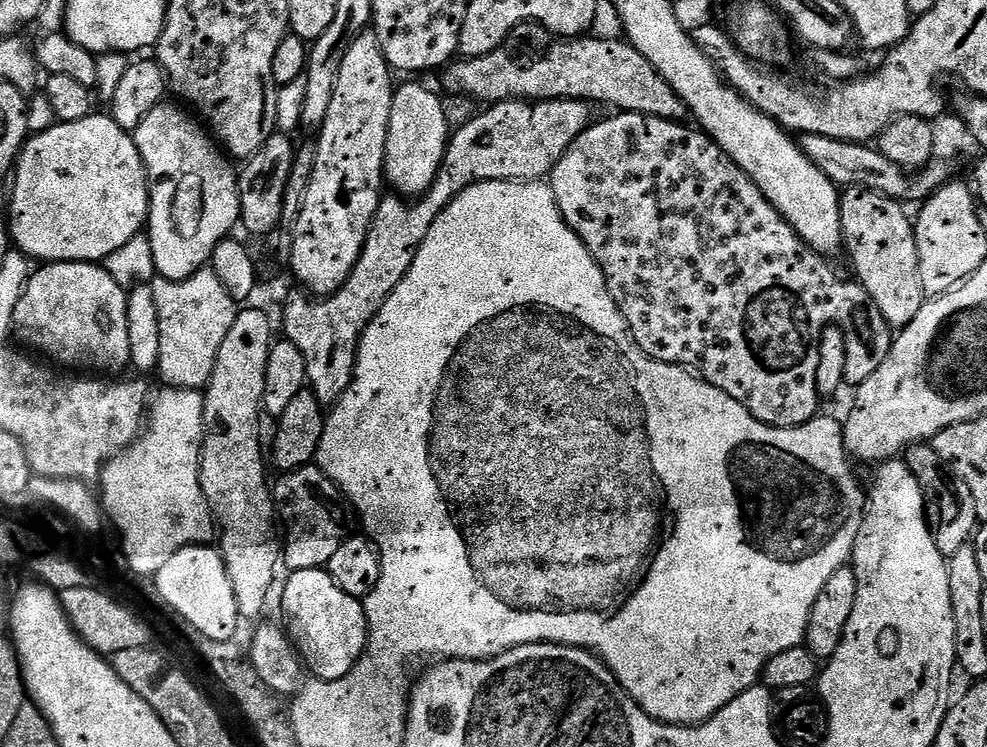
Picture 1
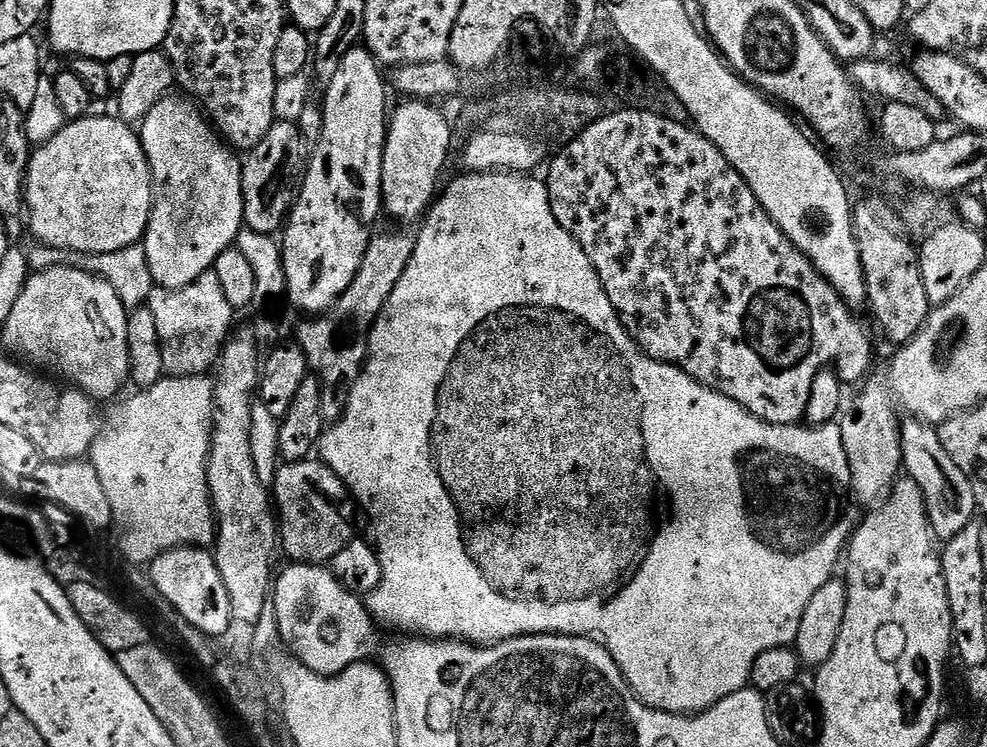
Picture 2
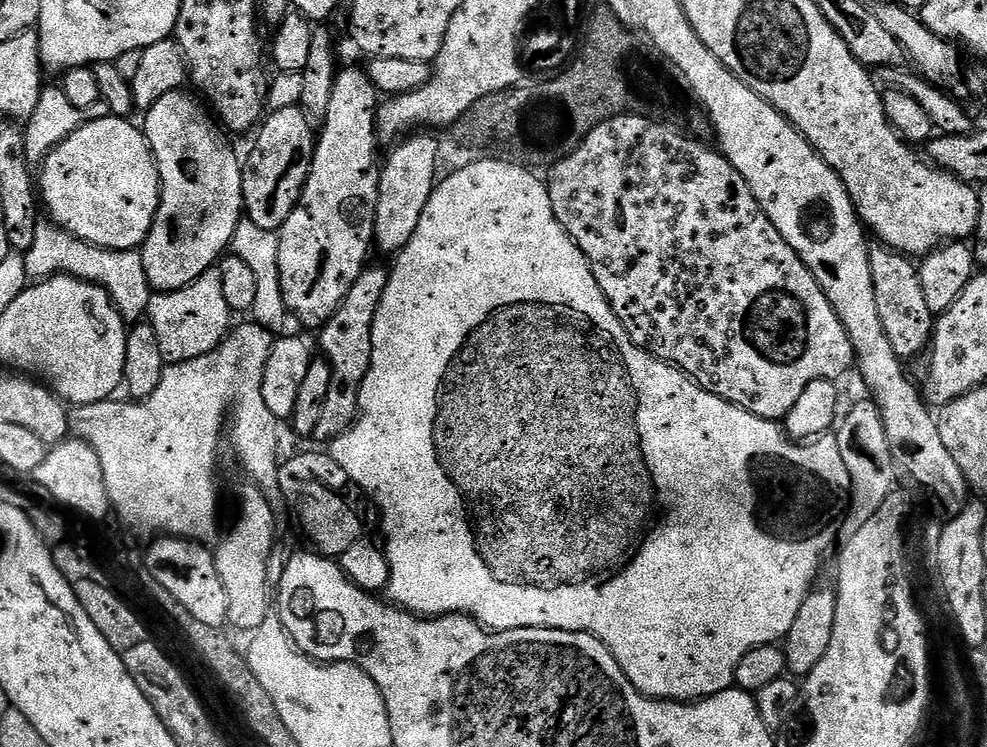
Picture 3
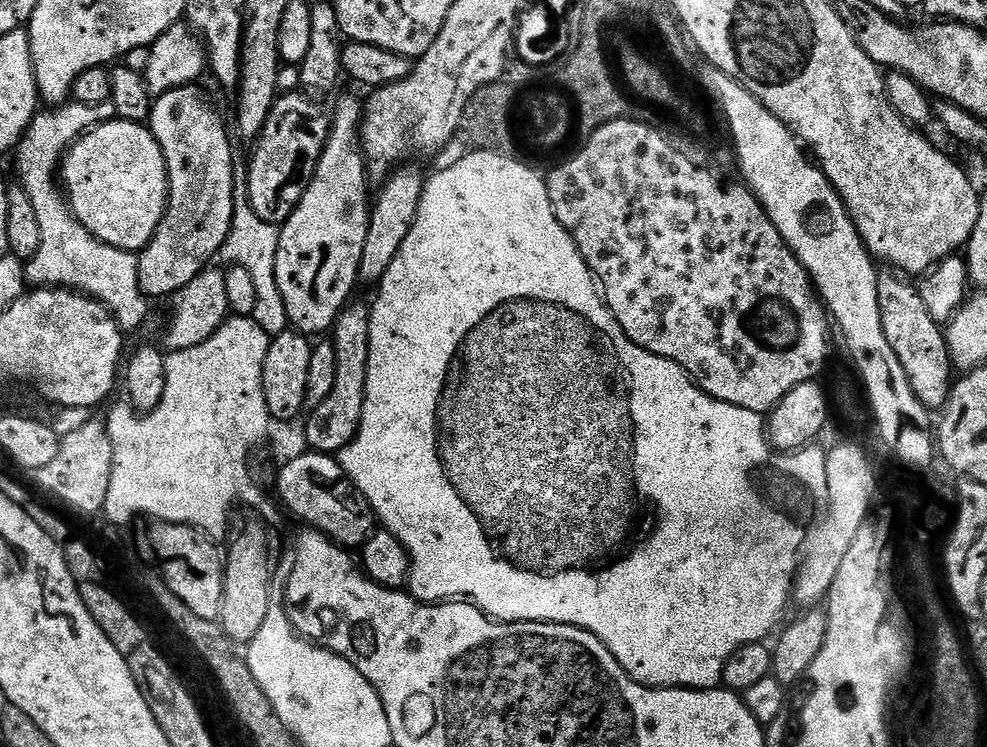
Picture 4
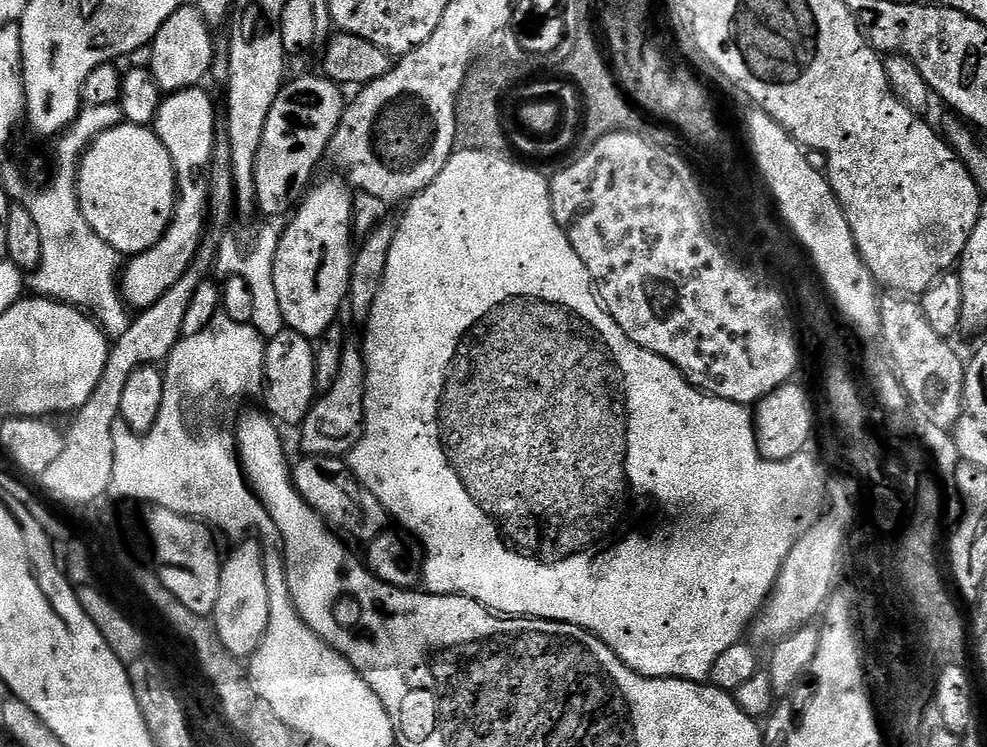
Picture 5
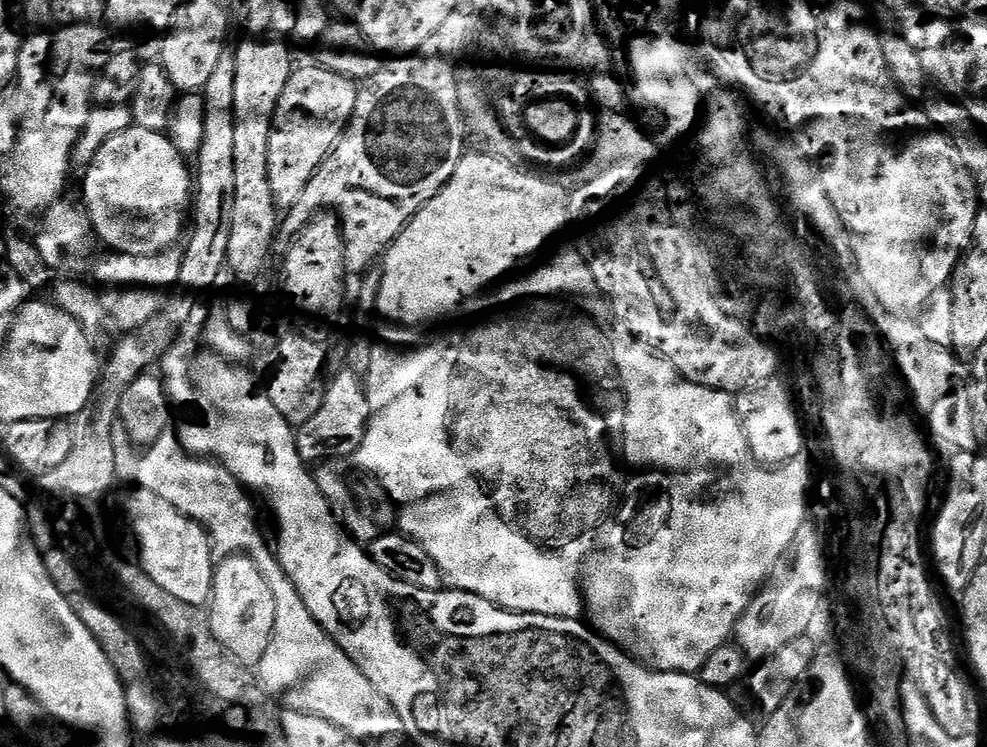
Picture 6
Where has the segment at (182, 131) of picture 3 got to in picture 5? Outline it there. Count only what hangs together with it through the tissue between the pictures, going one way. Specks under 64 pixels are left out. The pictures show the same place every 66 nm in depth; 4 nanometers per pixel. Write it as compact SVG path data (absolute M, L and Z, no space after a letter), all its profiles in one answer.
M203 87L187 88L185 92L174 92L165 95L162 100L162 124L164 120L164 132L162 139L166 150L172 159L172 165L176 171L176 210L172 214L172 221L168 224L168 229L164 232L162 249L164 256L152 256L156 254L136 254L127 261L122 272L122 291L125 300L133 309L143 310L149 308L170 286L182 279L188 273L196 256L200 252L200 245L206 239L206 229L210 224L210 201L212 199L212 170L216 159L216 104L212 101L212 96L208 92L203 92Z

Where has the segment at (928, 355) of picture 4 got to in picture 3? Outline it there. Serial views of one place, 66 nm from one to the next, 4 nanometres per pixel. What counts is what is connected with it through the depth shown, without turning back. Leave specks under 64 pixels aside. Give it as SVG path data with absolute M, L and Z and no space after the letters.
M876 246L869 251L868 257L870 258L870 278L874 282L874 302L878 306L878 318L882 322L882 330L886 330L886 338L890 338L890 346L894 346L894 354L898 354L901 361L909 362L916 355L923 353L925 349L931 345L932 342L932 330L934 327L934 313L930 310L930 305L926 302L926 294L922 294L922 282L920 281L920 269L915 259L909 258L902 252L893 252L891 248L887 246Z

